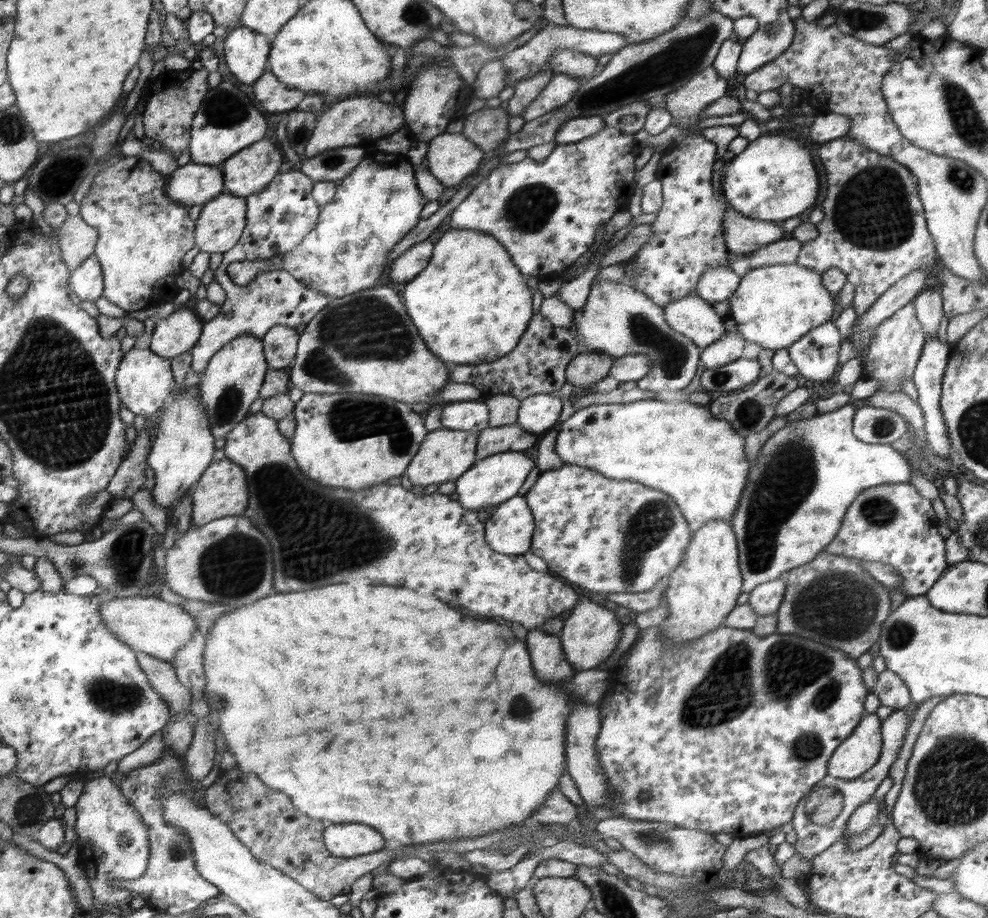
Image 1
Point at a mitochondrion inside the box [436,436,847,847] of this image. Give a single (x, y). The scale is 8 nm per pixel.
(741, 676)

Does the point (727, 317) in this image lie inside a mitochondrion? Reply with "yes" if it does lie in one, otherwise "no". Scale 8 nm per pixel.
no

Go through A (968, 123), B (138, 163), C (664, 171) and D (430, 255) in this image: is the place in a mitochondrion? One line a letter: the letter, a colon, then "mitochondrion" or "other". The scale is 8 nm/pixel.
A: mitochondrion
B: other
C: other
D: other

